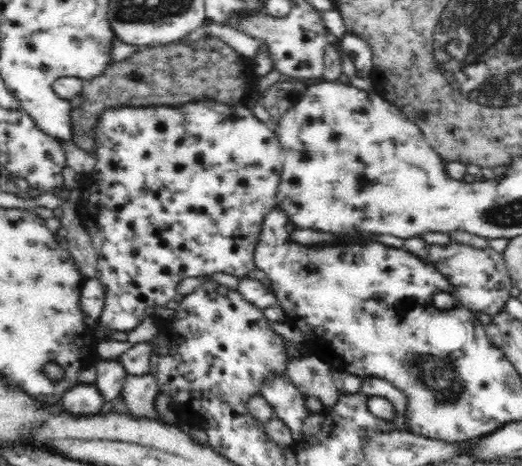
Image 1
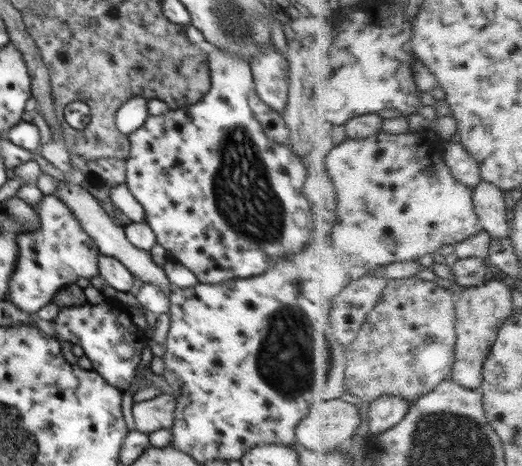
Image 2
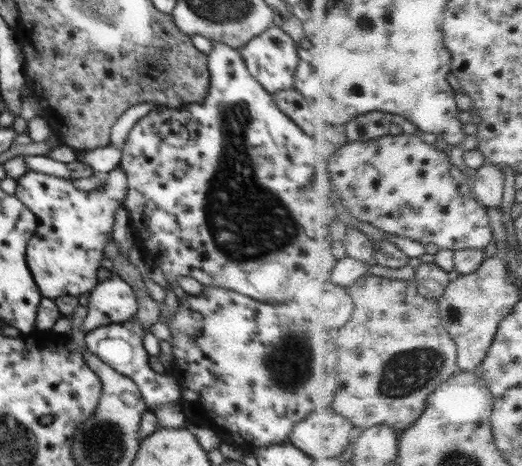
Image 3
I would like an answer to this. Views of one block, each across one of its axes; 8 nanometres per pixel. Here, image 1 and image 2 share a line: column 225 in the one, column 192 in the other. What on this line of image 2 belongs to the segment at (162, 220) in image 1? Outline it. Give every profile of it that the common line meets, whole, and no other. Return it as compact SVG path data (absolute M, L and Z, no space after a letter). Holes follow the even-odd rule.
M212 45L212 50L206 54L211 85L208 92L204 93L202 100L188 106L178 106L177 109L170 108L164 115L148 115L145 124L128 135L130 150L129 157L125 160L125 184L137 202L142 204L145 223L155 232L157 243L167 250L168 260L178 262L179 265L193 272L198 283L218 284L218 282L222 283L222 280L230 280L230 278L248 278L248 276L264 274L272 265L270 260L279 260L288 254L300 252L312 240L315 230L321 229L321 223L315 220L311 204L303 193L307 176L306 158L292 151L287 142L276 143L276 141L268 139L258 123L258 119L252 113L250 103L248 103L248 94L250 94L250 90L254 89L250 62L246 61L242 55L230 53L230 51L214 47L214 45ZM234 146L238 148L240 154L232 154Z

